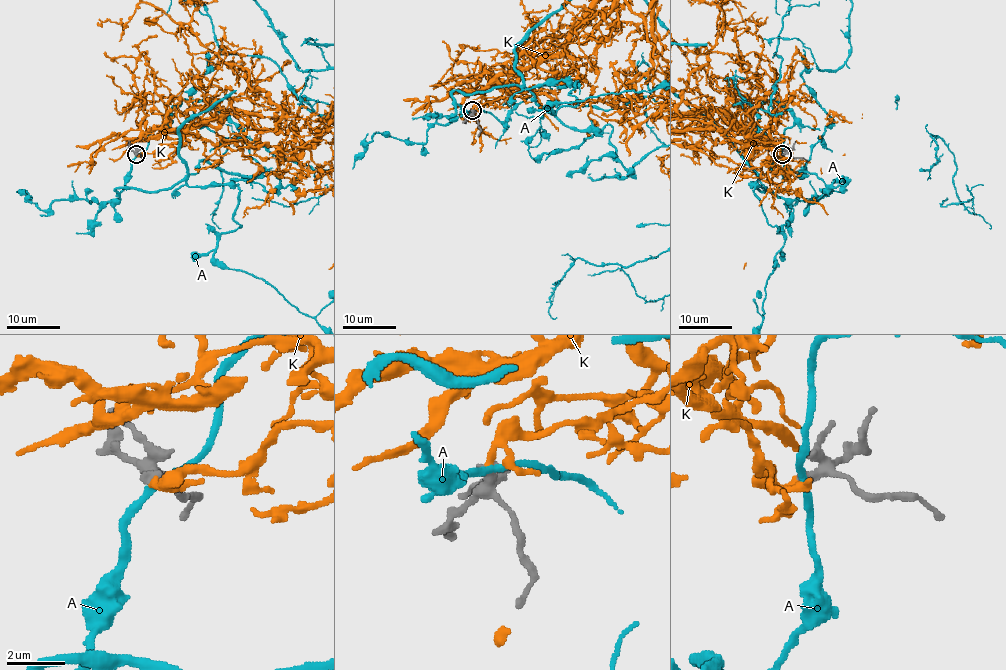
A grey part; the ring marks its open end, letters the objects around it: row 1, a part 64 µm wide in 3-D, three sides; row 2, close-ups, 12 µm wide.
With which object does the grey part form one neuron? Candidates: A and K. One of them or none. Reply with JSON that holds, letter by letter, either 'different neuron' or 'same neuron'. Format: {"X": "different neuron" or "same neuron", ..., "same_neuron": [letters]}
{"A": "different neuron", "K": "same neuron", "same_neuron": ["K"]}

